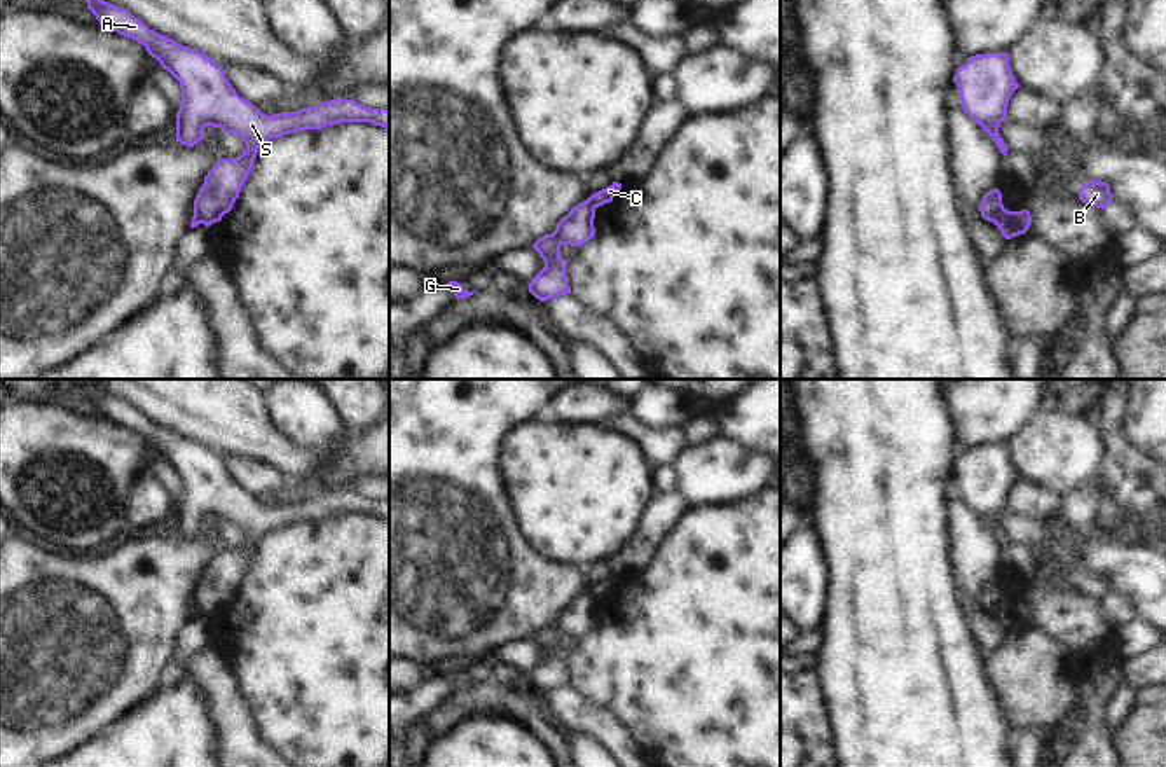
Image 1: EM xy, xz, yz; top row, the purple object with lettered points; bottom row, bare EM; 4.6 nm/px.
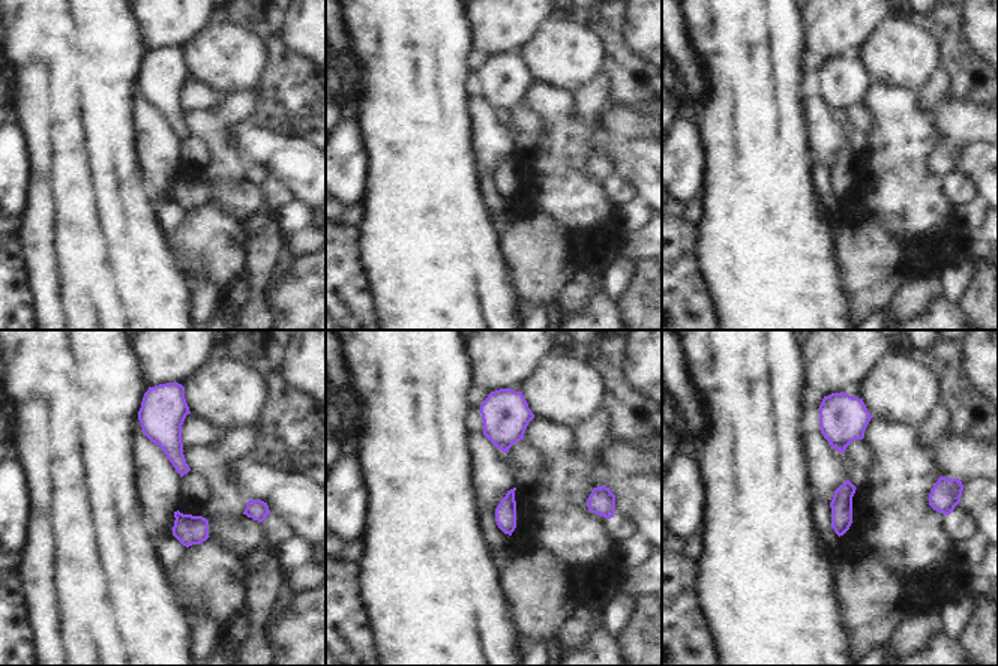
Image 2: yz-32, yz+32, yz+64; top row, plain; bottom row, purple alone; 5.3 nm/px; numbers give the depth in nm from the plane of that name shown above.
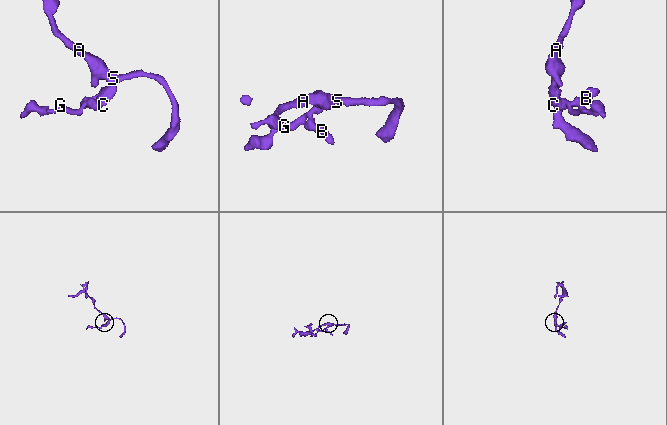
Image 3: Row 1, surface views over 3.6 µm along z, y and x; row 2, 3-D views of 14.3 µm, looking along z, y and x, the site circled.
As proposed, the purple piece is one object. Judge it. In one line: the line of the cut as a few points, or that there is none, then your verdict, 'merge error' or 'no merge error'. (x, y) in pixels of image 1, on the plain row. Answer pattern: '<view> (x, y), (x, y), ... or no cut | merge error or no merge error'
yz (1004, 600), (994, 614) | merge error

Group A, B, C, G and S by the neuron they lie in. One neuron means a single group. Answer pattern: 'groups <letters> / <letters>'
groups A C S / B G

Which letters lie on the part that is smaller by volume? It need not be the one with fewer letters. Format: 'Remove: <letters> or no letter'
Remove: B, G.

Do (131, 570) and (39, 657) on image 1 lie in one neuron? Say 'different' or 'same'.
same

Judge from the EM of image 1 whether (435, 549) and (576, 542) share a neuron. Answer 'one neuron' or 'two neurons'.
two neurons

